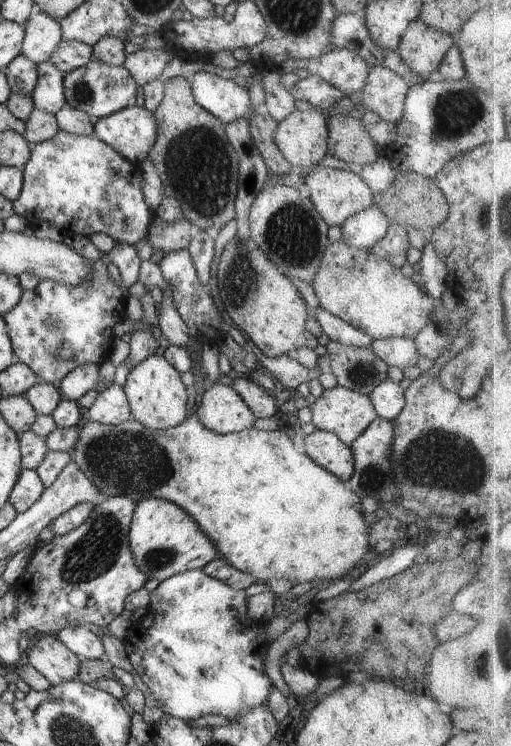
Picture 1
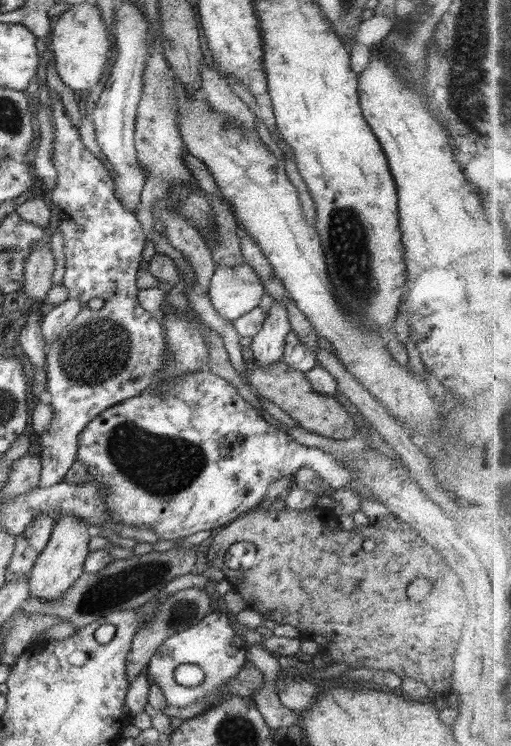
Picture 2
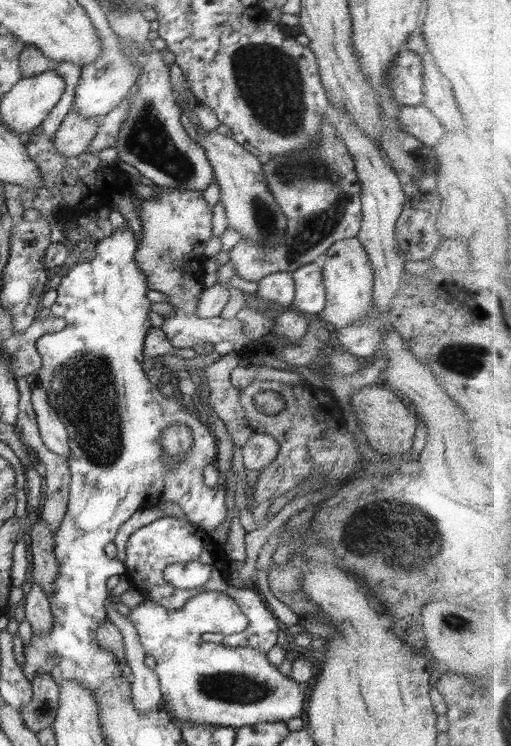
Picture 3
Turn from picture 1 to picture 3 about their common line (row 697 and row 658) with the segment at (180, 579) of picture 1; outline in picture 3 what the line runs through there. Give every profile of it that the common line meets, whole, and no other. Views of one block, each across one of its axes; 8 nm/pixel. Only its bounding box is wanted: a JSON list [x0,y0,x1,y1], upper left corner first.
[128,591,308,729]

